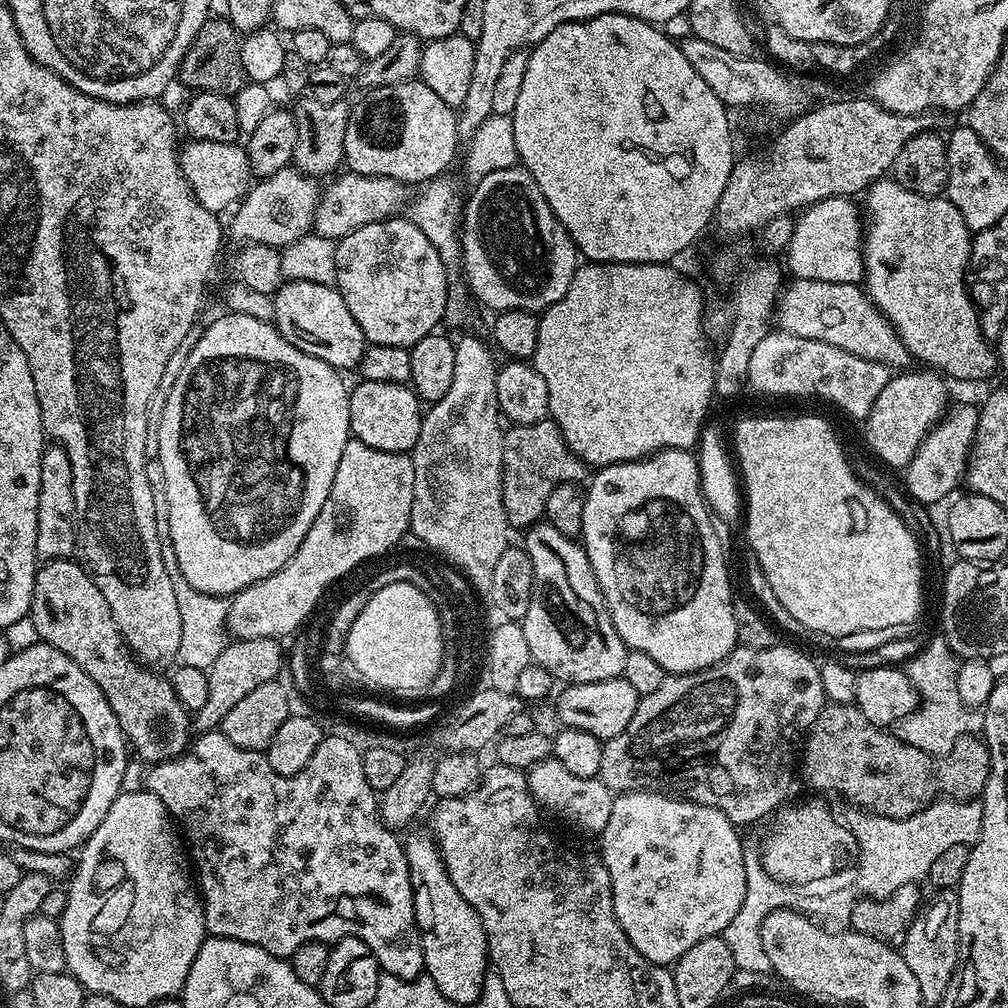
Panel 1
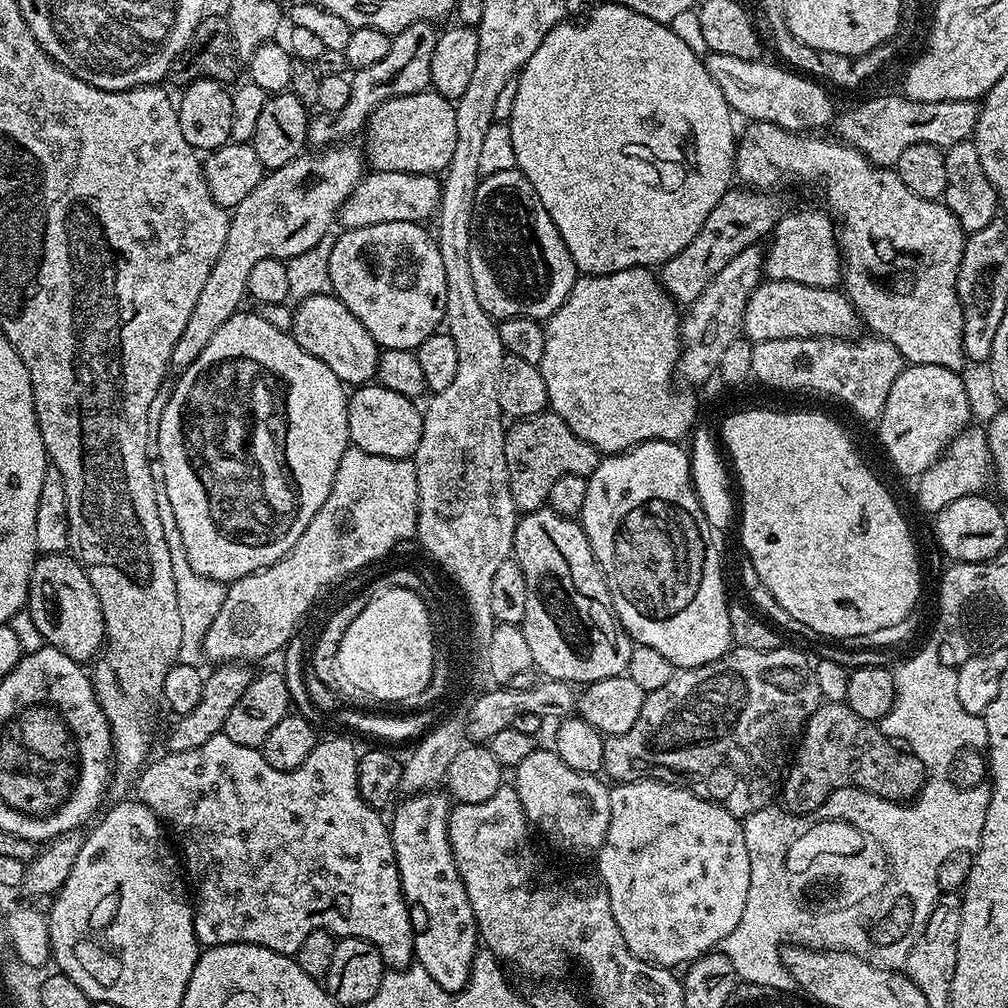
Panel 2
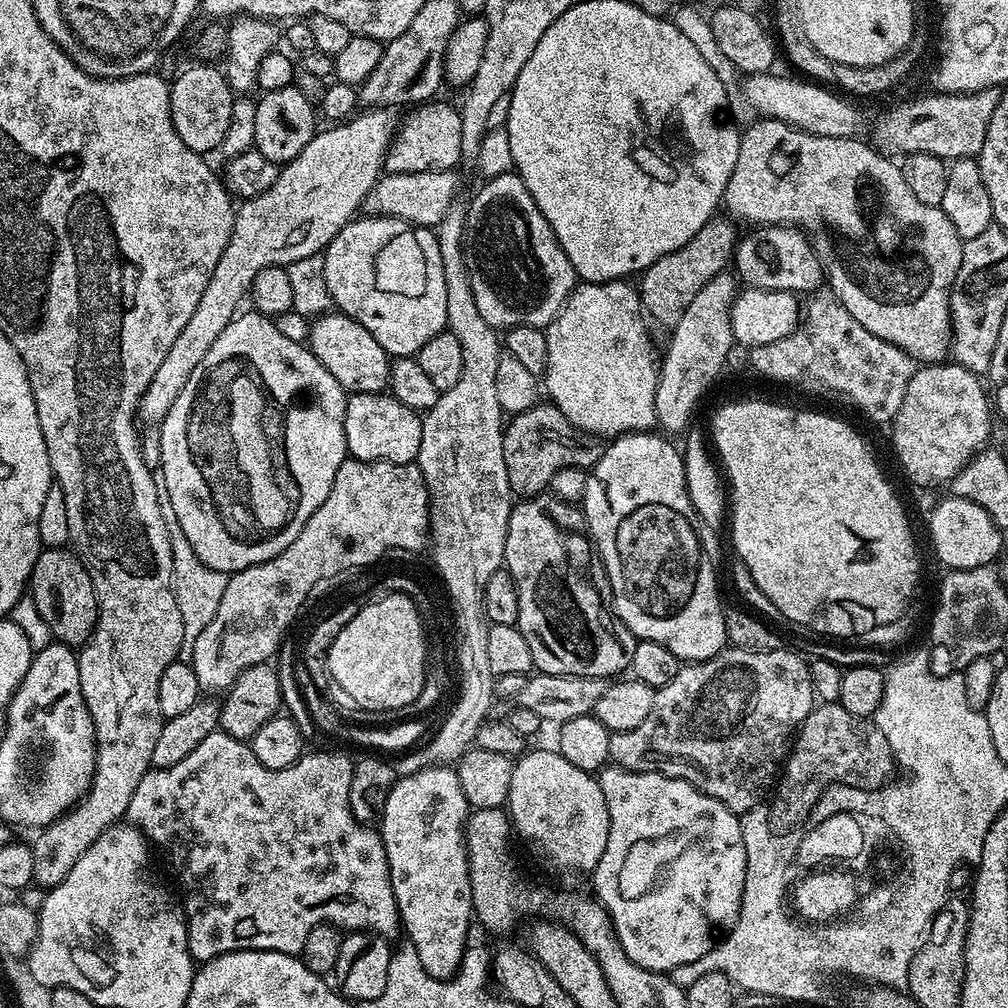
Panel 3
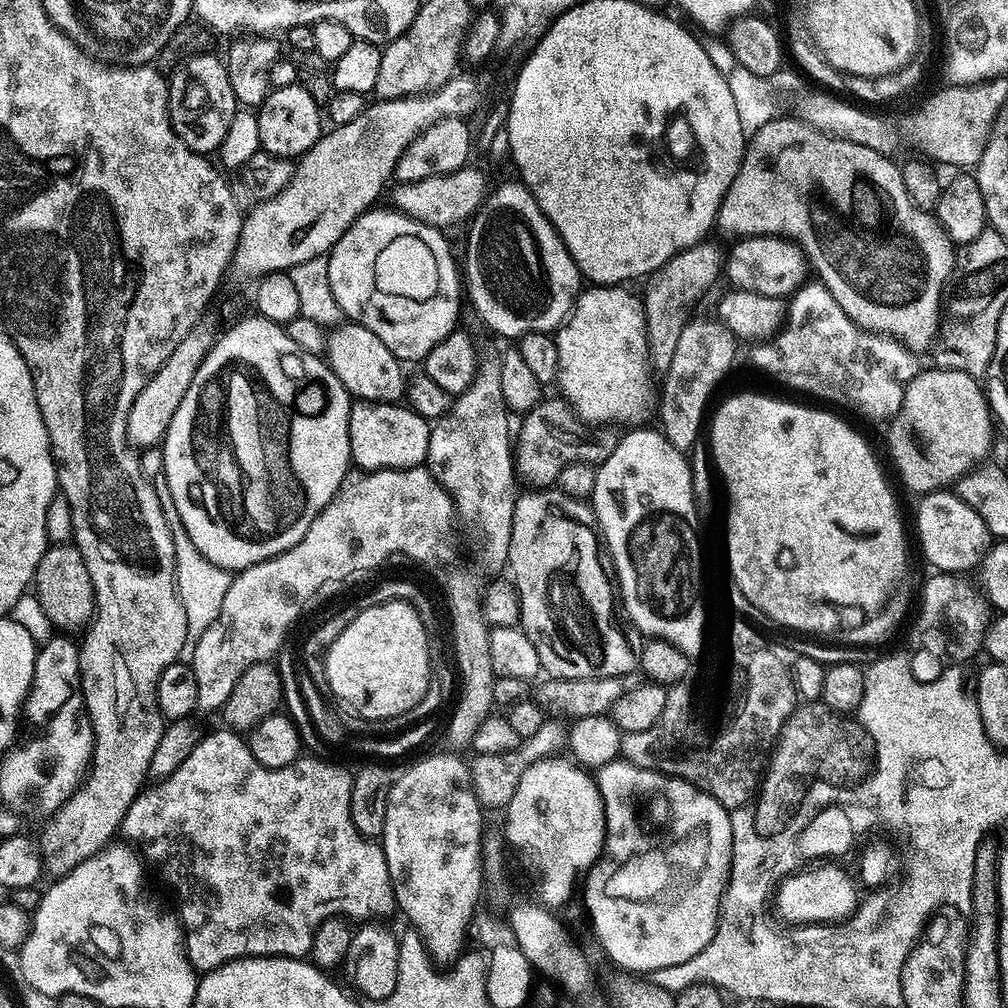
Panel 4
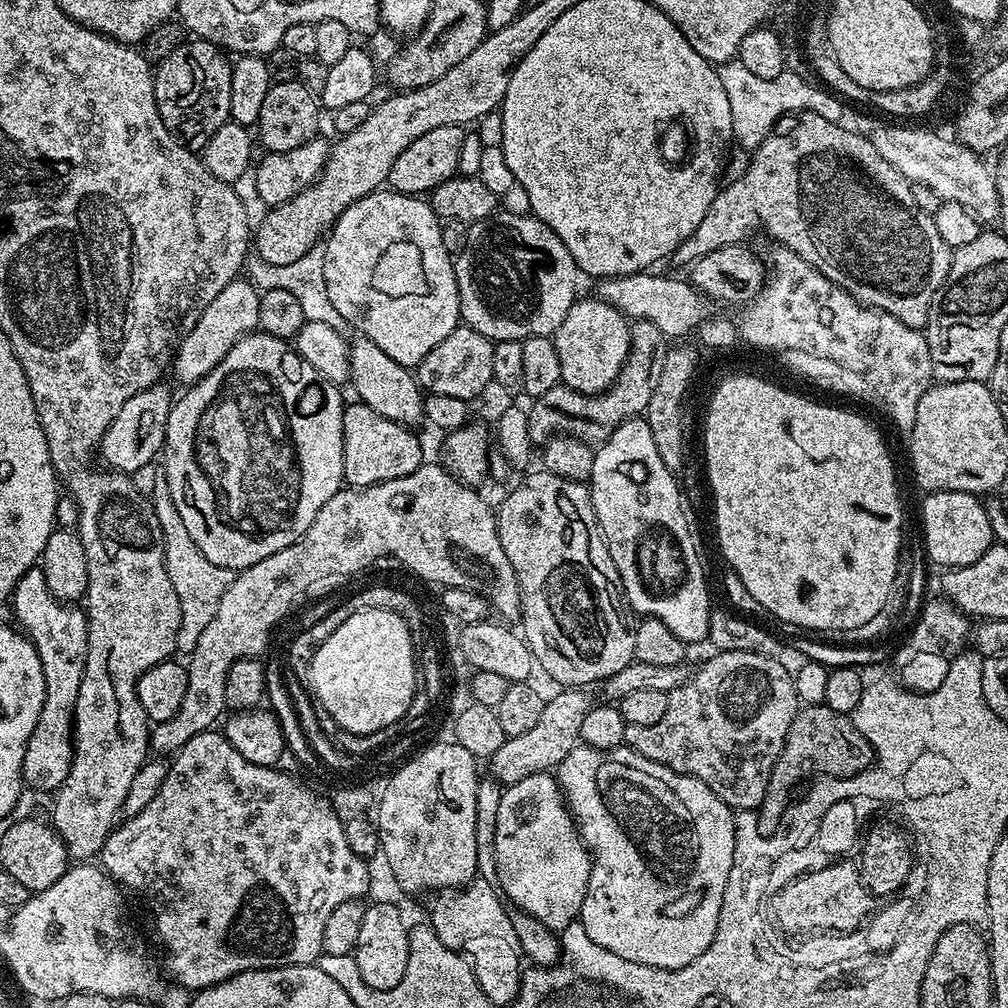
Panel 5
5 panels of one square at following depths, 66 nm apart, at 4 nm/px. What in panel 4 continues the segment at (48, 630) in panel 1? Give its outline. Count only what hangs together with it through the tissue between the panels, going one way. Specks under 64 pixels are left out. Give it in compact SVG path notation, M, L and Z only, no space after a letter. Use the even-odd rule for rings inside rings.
M75 543L52 544L42 554L42 558L36 567L36 579L34 581L34 592L36 588L36 600L44 611L44 616L52 624L57 624L57 629L76 628L87 625L91 621L96 610L96 592L90 582L90 570L86 570L86 562L82 554L77 550Z

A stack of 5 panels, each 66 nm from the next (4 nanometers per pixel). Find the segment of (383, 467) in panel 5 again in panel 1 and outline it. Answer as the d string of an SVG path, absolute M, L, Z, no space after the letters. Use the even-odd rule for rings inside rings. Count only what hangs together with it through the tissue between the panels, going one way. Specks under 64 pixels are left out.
M361 379L357 388L353 387L348 393L350 406L351 435L361 440L366 446L374 446L374 450L387 452L411 453L418 442L420 421L422 419L422 401L408 384L395 384L394 382L378 382L377 380Z

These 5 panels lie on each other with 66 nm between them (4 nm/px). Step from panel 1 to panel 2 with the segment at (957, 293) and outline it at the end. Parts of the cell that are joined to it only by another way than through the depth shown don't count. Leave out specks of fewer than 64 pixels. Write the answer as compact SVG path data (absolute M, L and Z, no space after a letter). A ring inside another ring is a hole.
M753 120L747 125L748 129L739 133L736 142L736 162L734 165L735 175L739 183L744 186L751 186L756 190L780 190L783 184L792 184L795 180L801 180L804 184L812 184L819 176L824 176L824 200L827 211L838 221L838 243L842 257L842 288L849 300L856 307L856 313L861 321L868 324L869 333L877 337L889 340L900 355L904 357L908 364L929 364L930 366L946 366L950 370L960 372L963 364L966 364L964 355L964 315L960 299L956 297L956 279L960 263L964 257L964 242L966 233L964 227L958 222L955 214L948 209L947 204L940 200L927 200L918 198L918 194L911 192L898 178L898 174L892 168L877 168L875 164L869 164L868 159L861 154L857 148L841 142L839 139L819 140L816 134L801 134L798 132L788 132L784 128L779 128L776 124Z

